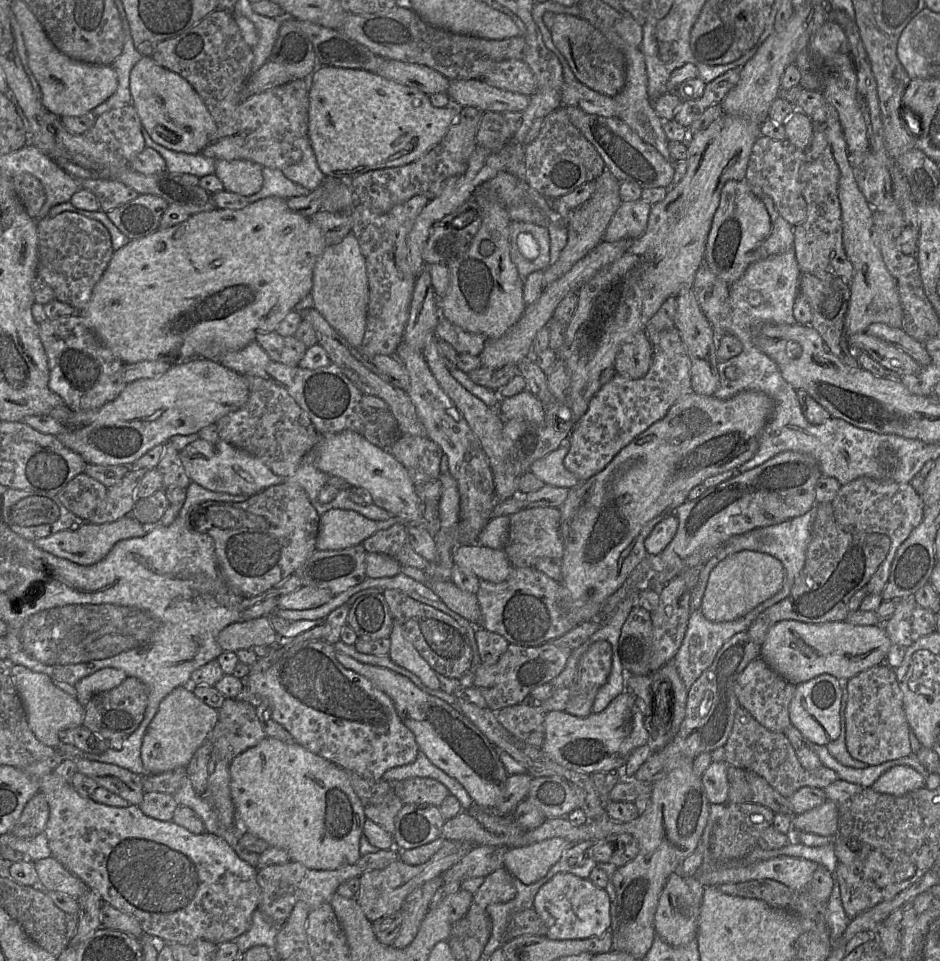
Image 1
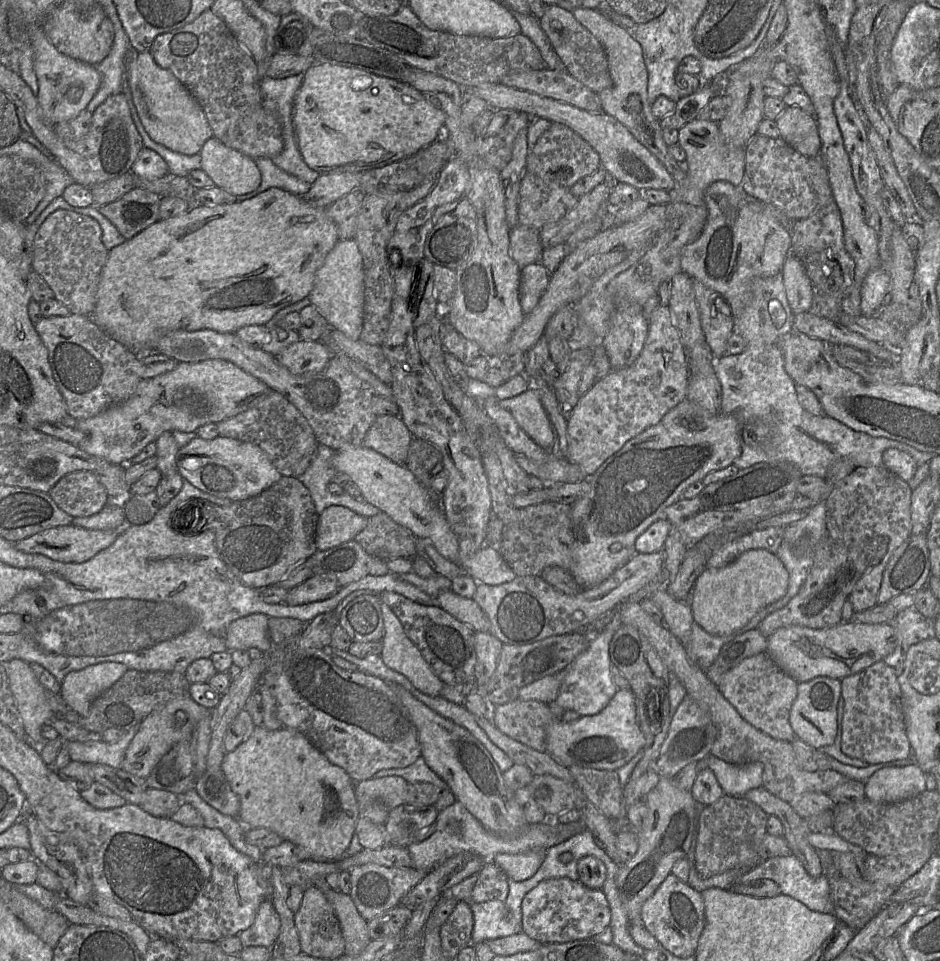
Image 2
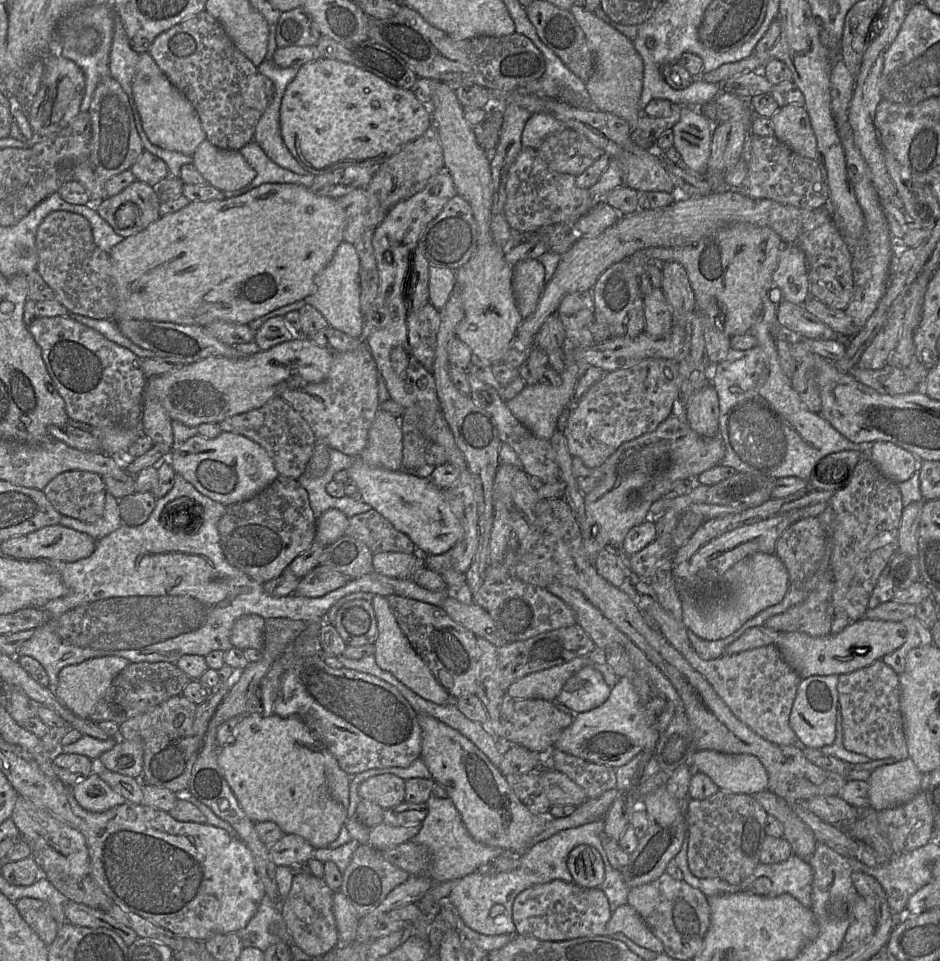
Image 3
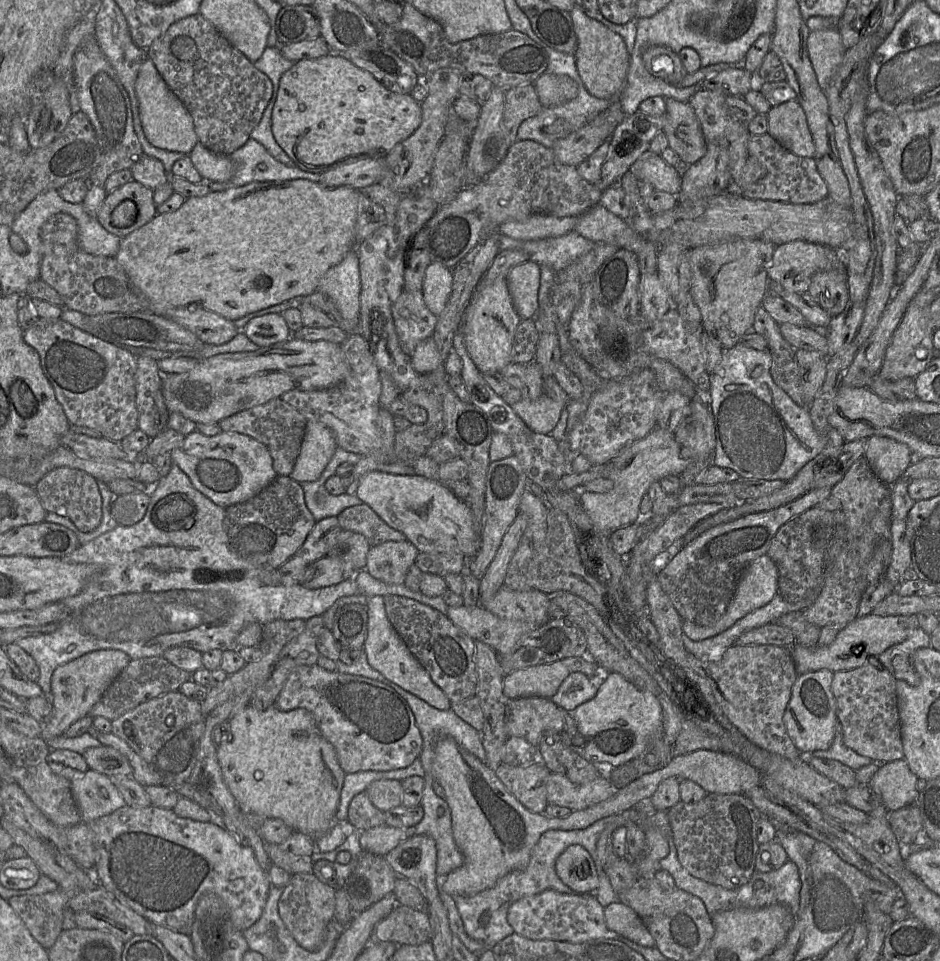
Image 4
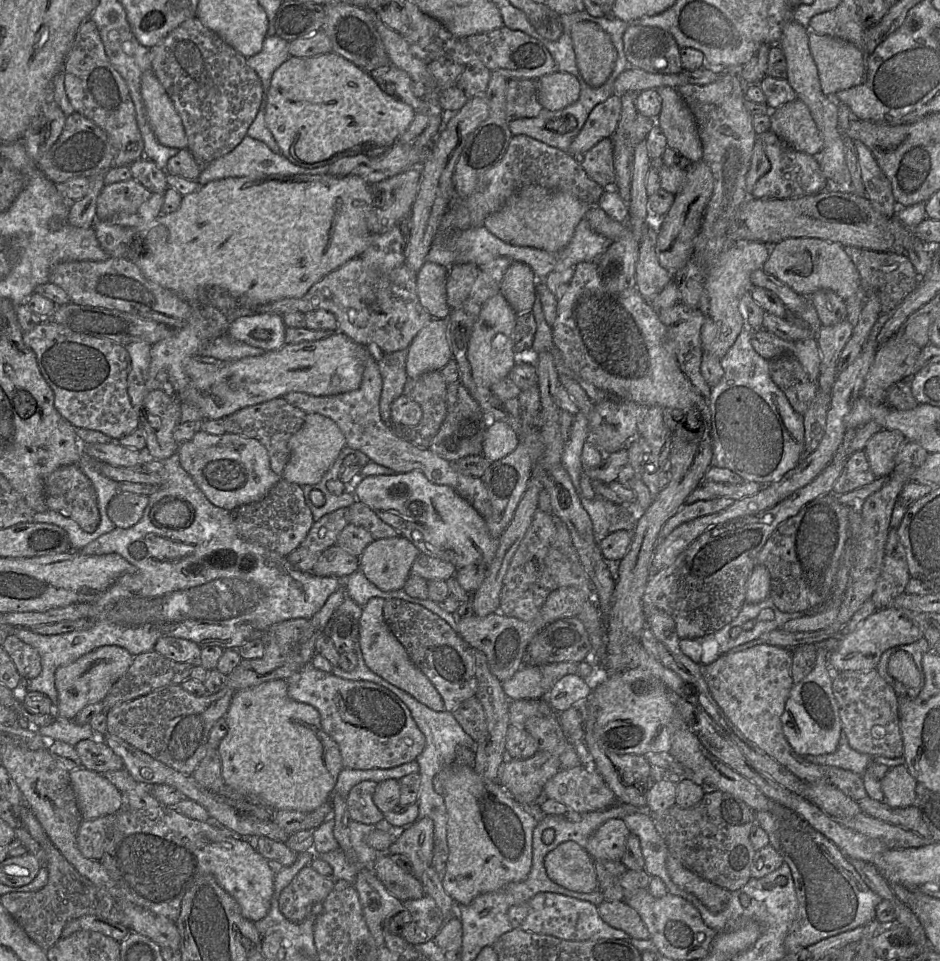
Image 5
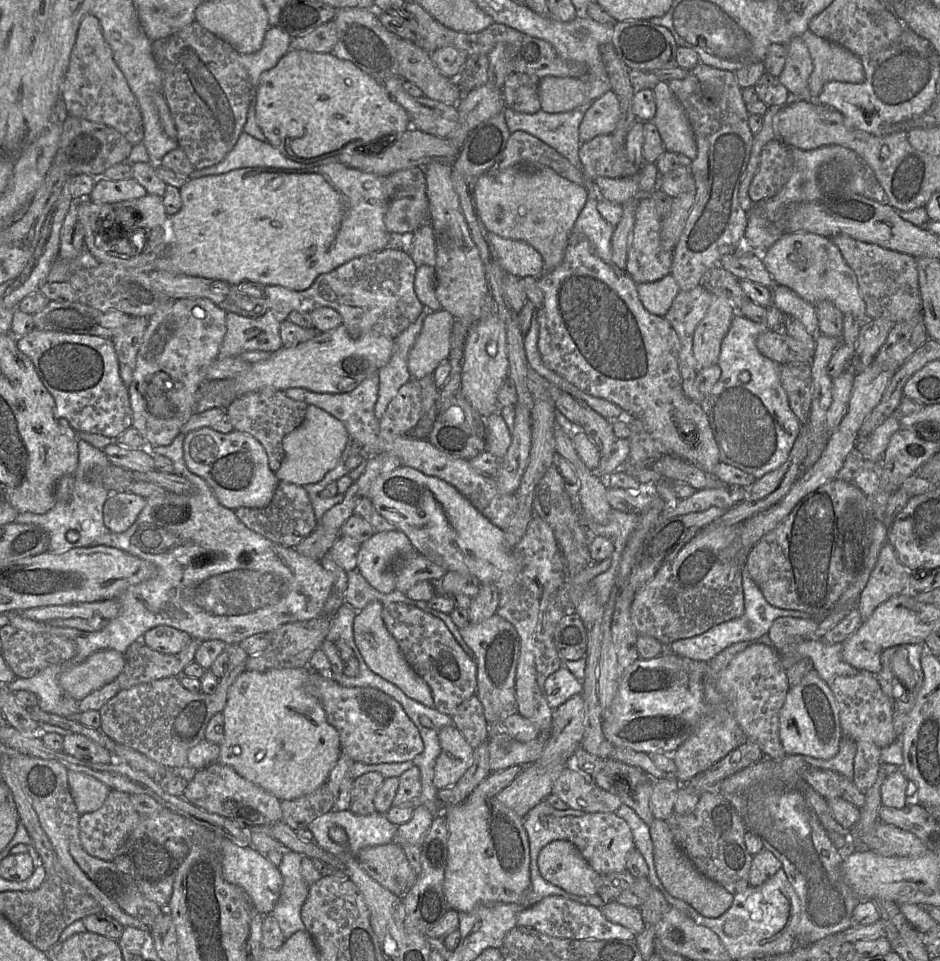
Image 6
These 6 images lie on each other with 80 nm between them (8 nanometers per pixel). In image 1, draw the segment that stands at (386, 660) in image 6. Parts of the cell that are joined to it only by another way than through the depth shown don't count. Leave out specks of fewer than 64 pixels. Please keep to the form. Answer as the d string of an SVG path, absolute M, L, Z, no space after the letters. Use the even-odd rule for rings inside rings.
M396 622L393 623L389 639L391 645L388 656L395 664L415 674L427 687L435 690L440 689L437 673L404 636L401 626Z

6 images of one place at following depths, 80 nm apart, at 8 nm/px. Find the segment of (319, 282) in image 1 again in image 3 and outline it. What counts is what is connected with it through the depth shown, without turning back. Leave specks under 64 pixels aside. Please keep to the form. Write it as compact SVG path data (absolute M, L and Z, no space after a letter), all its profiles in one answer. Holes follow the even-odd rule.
M343 241L328 265L316 276L315 289L306 298L326 318L330 327L359 338L363 330L360 306L360 258L354 244Z

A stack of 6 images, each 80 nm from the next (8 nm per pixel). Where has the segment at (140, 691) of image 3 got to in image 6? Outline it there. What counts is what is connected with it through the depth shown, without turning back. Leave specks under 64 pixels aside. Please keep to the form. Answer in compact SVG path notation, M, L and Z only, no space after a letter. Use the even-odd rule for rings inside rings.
M192 638L177 654L162 654L144 645L133 659L127 659L122 673L117 677L121 690L168 677L180 677L184 669L194 662L201 644Z

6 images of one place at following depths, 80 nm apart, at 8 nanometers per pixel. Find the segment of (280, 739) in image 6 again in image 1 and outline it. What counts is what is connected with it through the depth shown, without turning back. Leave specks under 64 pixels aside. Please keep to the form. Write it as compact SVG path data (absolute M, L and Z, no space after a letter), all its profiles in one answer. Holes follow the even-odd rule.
M267 736L235 757L229 763L229 772L231 795L242 831L256 835L270 847L284 849L290 861L313 870L336 870L356 863L361 857L359 840L366 817L345 769L296 742L285 743Z

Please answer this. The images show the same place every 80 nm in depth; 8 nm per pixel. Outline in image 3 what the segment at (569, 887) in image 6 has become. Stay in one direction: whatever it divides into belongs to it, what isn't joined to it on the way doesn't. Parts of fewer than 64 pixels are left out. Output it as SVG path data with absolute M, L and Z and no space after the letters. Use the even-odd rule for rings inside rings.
M587 845L573 848L567 858L573 882L584 888L599 888L604 880L604 863L598 851Z

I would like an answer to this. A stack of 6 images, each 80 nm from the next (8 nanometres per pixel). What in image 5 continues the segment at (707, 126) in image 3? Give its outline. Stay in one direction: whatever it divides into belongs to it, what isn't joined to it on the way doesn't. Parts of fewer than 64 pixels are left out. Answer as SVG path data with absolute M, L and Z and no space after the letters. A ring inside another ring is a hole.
M669 86L659 88L661 111L655 119L666 137L667 147L677 151L692 163L702 160L702 144L697 125L688 105Z

